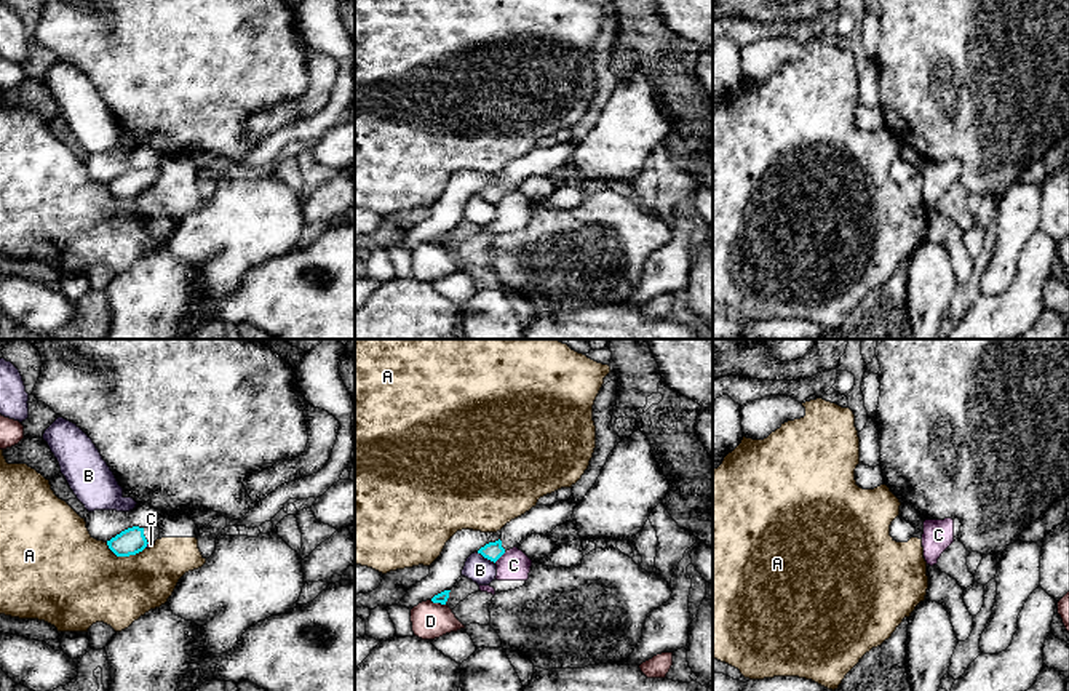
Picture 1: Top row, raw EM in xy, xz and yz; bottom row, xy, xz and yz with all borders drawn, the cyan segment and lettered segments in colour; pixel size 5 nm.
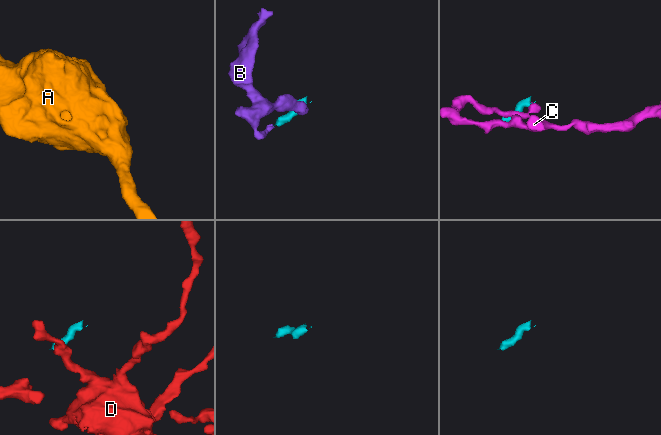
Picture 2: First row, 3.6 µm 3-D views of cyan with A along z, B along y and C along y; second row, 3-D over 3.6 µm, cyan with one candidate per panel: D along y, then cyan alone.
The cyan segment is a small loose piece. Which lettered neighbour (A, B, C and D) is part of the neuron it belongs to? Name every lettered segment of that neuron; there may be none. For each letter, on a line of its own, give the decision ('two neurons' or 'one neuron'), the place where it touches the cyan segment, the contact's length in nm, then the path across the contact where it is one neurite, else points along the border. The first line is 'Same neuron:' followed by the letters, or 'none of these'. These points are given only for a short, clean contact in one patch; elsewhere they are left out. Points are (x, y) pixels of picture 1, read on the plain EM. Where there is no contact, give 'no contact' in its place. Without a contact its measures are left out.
Same neuron: none of these
A: two neurons; meets cyan in xy at (125, 197); contact 200 nm long; border along xy (106, 184), (117, 197), (135, 197), (144, 189)
B: two neurons; meets cyan in xz at (486, 199); contact 110 nm long; border along xz (476, 194), (494, 205)
C: two neurons; meets cyan in xz at (499, 199); contact 80 nm long; border along xz (505, 194), (494, 203)
D: two neurons; meets cyan in xz at (438, 243); contact 80 nm long; border along xz (430, 242), (445, 247)

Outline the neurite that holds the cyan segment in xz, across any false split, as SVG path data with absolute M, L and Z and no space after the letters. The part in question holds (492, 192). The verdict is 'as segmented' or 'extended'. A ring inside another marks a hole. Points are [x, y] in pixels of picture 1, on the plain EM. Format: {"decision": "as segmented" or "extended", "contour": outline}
{"decision": "extended", "contour": "M574 139L558 142L551 147L535 147L524 157L507 165L500 171L502 179L481 189L478 195L495 205L507 192L516 189L526 178L548 178L556 168L570 163L575 147Z"}

